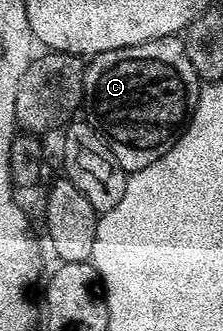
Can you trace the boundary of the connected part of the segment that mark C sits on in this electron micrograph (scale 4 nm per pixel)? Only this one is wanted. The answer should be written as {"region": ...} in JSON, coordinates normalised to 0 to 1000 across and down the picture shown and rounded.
{"region":[[[785,109],[668,121],[610,139],[475,151],[422,166],[386,190],[372,218],[381,332],[390,320],[395,338],[408,341],[404,366],[453,387],[462,414],[498,441],[507,471],[525,471],[543,508],[574,520],[650,508],[686,483],[758,459],[758,447],[776,447],[789,396],[731,390],[744,381],[816,384],[843,366],[897,269],[901,239],[879,230],[865,193],[848,193],[848,169],[816,124]]]}

